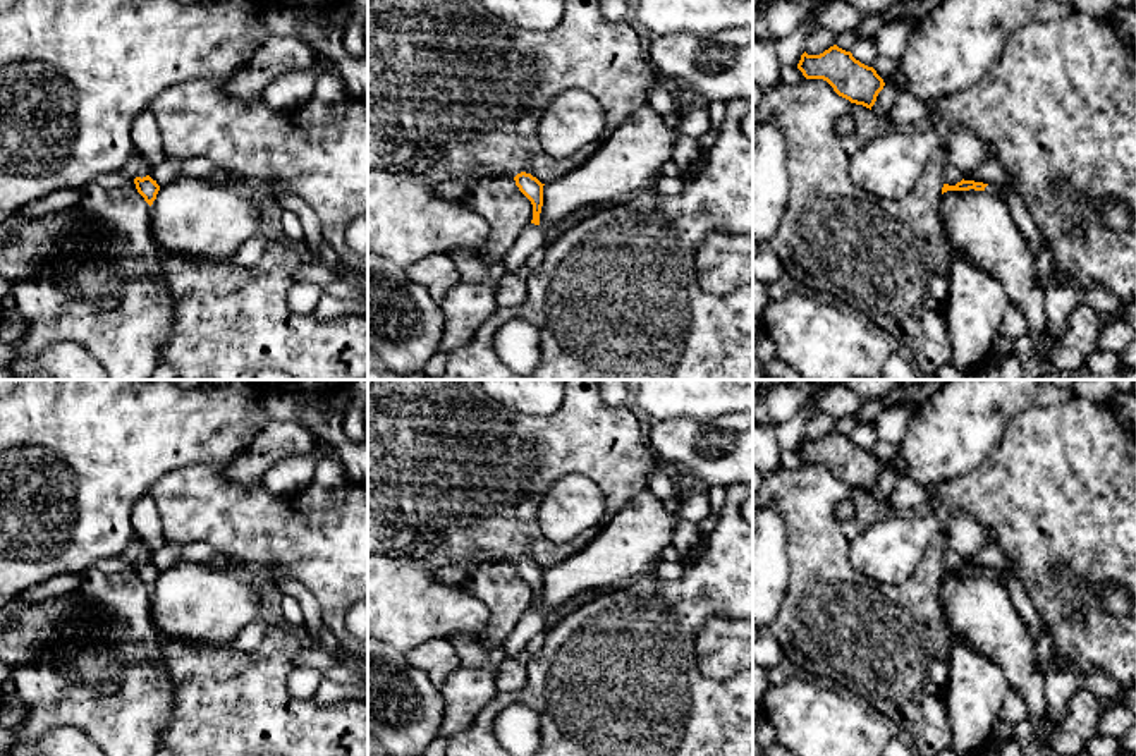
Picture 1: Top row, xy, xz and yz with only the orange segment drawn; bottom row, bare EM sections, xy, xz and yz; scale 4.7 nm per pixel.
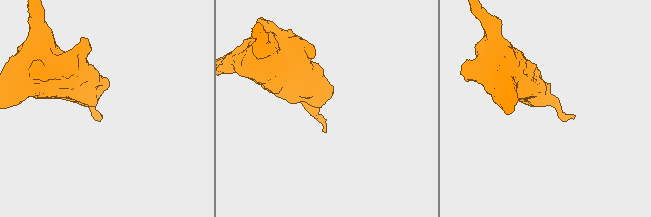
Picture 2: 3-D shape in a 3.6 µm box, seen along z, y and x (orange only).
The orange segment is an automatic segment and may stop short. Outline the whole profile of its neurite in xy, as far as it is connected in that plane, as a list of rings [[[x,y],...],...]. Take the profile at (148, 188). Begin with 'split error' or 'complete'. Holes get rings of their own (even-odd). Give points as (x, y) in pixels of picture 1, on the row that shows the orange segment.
complete; [[[150,175],[146,177],[136,177],[134,179],[137,192],[144,198],[144,201],[151,206],[153,201],[156,199],[156,194],[160,191],[160,186],[156,180],[153,180]]]

